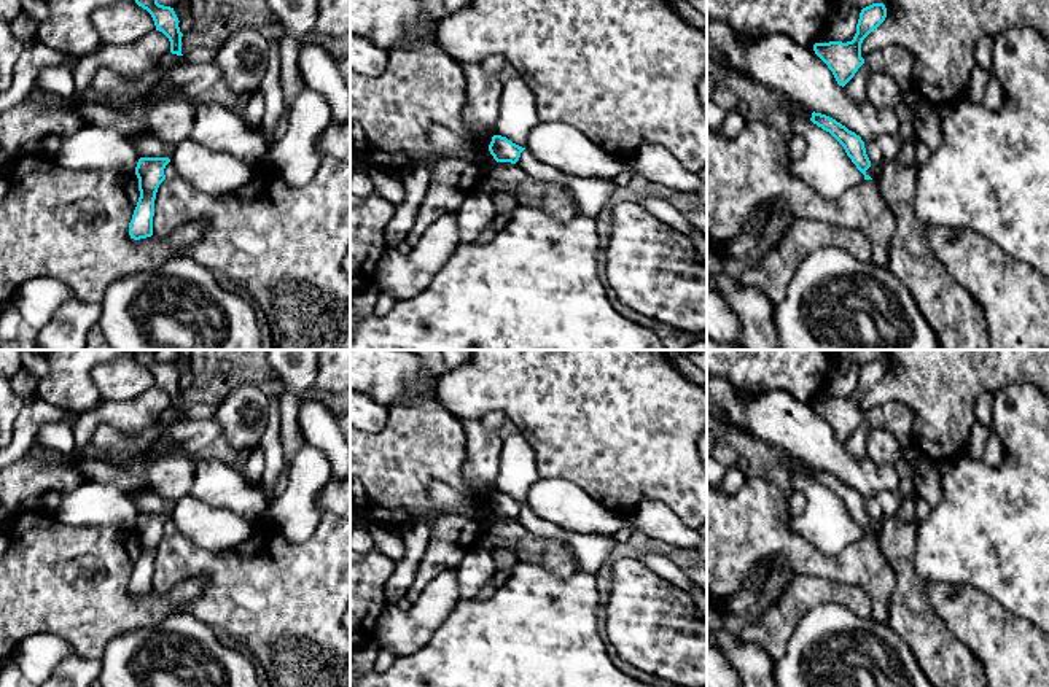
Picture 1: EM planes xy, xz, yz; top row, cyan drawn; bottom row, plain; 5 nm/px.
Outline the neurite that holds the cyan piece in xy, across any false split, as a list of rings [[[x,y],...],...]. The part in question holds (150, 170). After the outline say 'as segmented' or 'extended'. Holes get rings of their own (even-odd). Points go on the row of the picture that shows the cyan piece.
[[[140,157],[135,167],[140,197],[129,223],[129,235],[134,240],[153,235],[154,199],[159,184],[166,180],[164,169],[169,157]]]; as segmented

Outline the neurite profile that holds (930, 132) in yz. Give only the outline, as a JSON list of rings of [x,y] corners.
[[[922,102],[917,107],[915,114],[920,122],[920,129],[917,132],[918,138],[926,145],[931,153],[938,151],[942,145],[942,130],[938,107]]]

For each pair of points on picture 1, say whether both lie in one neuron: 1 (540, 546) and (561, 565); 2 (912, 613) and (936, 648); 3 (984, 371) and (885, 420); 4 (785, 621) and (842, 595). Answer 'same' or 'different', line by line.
1: same
2: same
3: different
4: same

